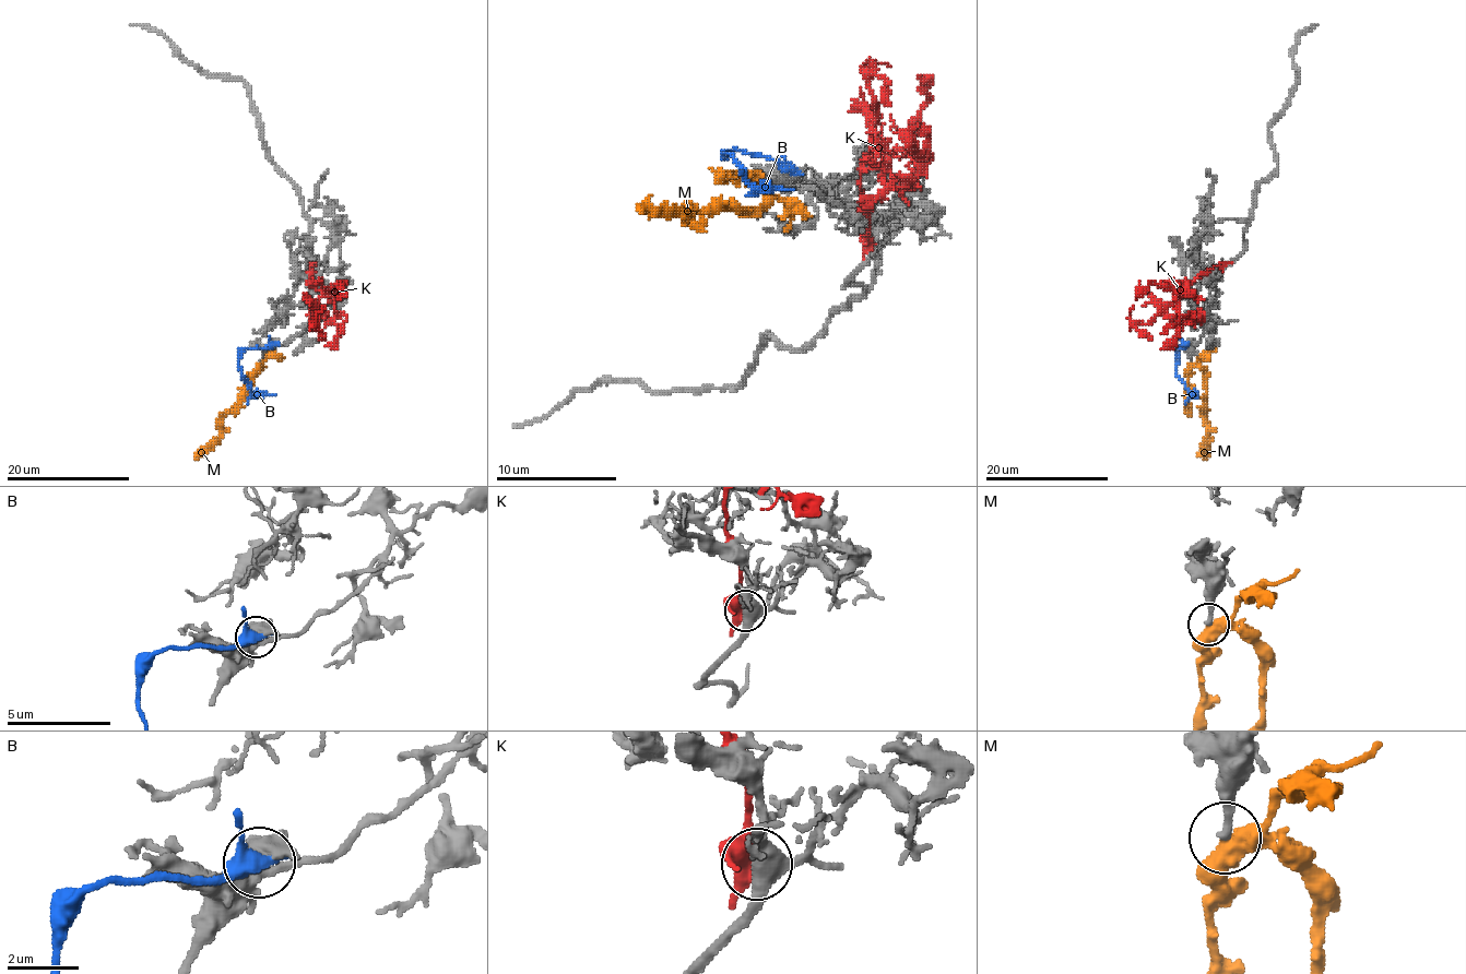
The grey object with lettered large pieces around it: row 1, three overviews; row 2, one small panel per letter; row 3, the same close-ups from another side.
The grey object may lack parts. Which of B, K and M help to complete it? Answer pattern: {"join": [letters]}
{"join": []}

